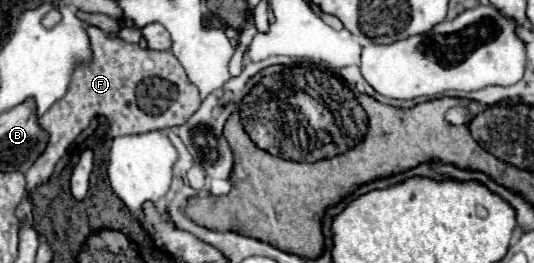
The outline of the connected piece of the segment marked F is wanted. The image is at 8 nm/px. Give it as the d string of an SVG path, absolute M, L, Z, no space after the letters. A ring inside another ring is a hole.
M87 27L87 33L91 37L91 49L93 49L93 59L89 65L77 67L73 73L71 87L63 99L59 99L45 115L39 117L39 127L43 127L49 133L47 147L43 155L31 165L31 169L25 173L27 177L27 189L35 189L39 183L45 183L53 169L55 163L65 155L67 147L75 141L75 137L89 127L93 117L107 117L109 123L113 123L113 129L117 127L117 135L133 135L133 133L147 133L155 129L167 129L167 127L179 127L183 125L201 105L201 97L197 91L197 101L195 101L195 85L187 79L181 63L175 59L171 51L149 51L141 49L137 43L127 43L119 39L117 35L107 35L105 31L97 27ZM143 77L173 77L173 83L179 89L177 101L157 117L145 115L135 103L135 91L133 85Z

